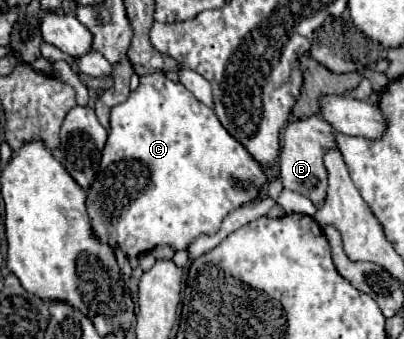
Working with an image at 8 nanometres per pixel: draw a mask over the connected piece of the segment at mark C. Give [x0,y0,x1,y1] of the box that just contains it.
[87,71,267,259]

